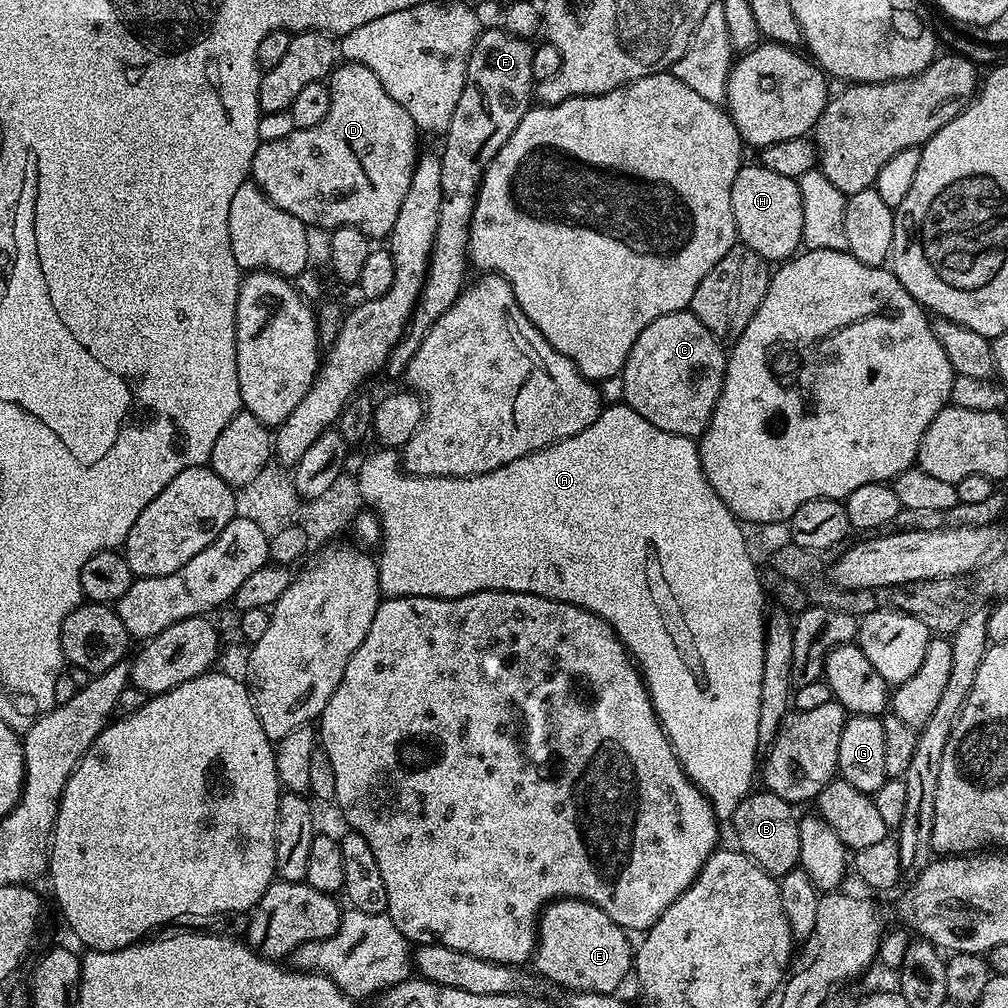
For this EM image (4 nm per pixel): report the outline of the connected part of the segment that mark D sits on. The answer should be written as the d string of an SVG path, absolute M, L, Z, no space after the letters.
M341 63L331 73L327 85L330 90L330 114L326 114L318 126L296 128L278 142L261 143L254 154L251 179L260 187L262 194L278 206L278 210L294 214L294 218L313 229L331 230L350 226L369 238L387 237L394 226L394 218L398 218L402 198L406 198L406 190L410 188L412 167L416 165L416 123L402 106L398 106L398 102L394 102L394 98L390 98L390 94L386 94L374 70L366 66Z

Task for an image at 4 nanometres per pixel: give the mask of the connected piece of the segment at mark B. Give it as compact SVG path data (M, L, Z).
M767 790L749 792L746 798L742 798L742 802L738 802L738 810L734 810L730 824L736 831L739 851L745 852L764 872L779 878L790 874L790 870L799 865L798 812L793 805L778 798L778 794Z

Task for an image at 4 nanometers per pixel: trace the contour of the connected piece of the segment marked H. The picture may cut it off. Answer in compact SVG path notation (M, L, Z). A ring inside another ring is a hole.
M758 162L745 163L734 178L730 202L739 243L769 262L783 262L797 255L802 244L802 194L797 181L774 174Z

